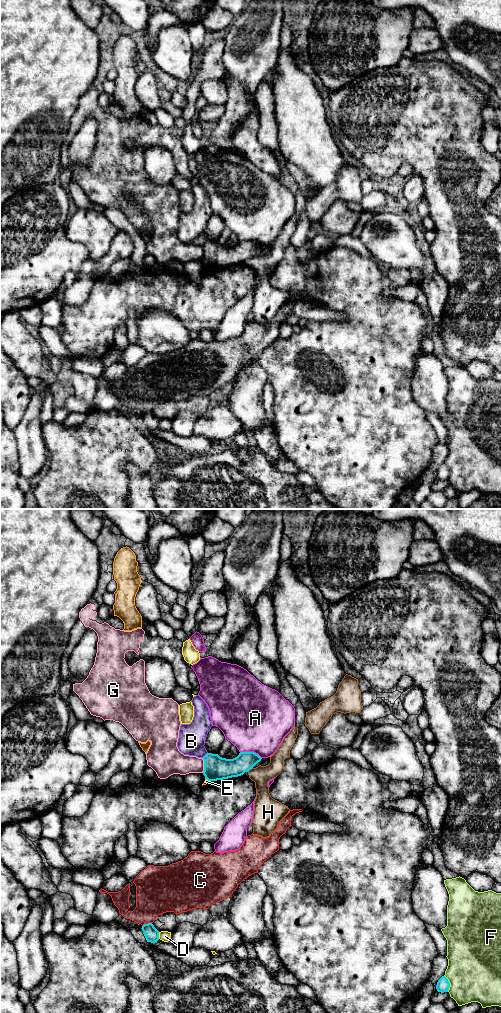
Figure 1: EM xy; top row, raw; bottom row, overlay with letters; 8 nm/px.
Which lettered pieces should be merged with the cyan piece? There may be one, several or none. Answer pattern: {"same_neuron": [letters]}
{"same_neuron": []}

